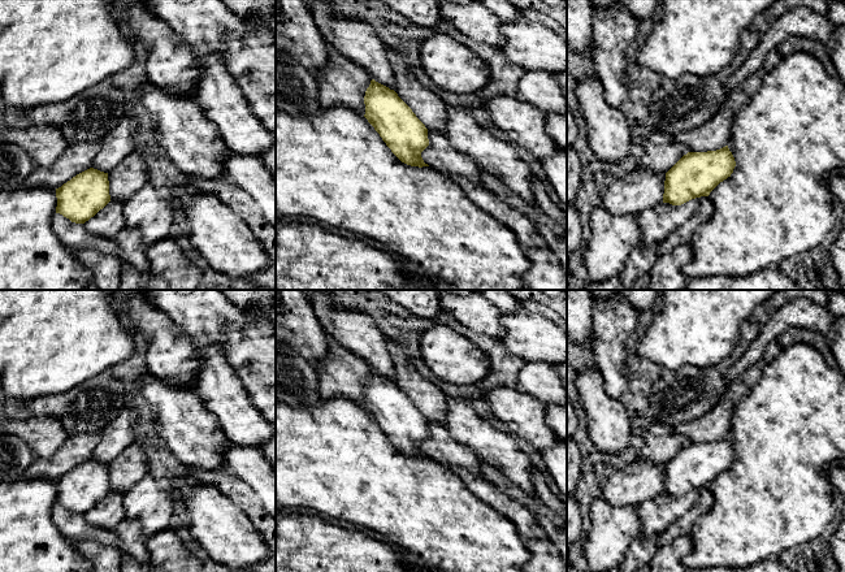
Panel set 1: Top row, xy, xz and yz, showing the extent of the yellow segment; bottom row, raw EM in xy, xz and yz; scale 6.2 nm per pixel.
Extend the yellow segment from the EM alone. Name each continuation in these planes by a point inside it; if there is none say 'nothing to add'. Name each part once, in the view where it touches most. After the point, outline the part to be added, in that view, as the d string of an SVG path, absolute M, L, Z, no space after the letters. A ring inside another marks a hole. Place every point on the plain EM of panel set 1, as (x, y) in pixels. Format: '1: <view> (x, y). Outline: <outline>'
nothing to add

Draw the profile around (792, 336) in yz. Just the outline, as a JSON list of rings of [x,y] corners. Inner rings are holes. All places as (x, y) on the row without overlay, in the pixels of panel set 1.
[[[790,328],[779,337],[779,344],[781,348],[789,347],[794,343],[807,343],[818,350],[828,365],[837,367],[833,354],[829,351],[824,334],[818,330],[806,328]]]

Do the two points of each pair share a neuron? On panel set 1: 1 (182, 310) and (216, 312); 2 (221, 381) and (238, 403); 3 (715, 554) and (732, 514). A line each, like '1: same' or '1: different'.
1: same
2: same
3: same

